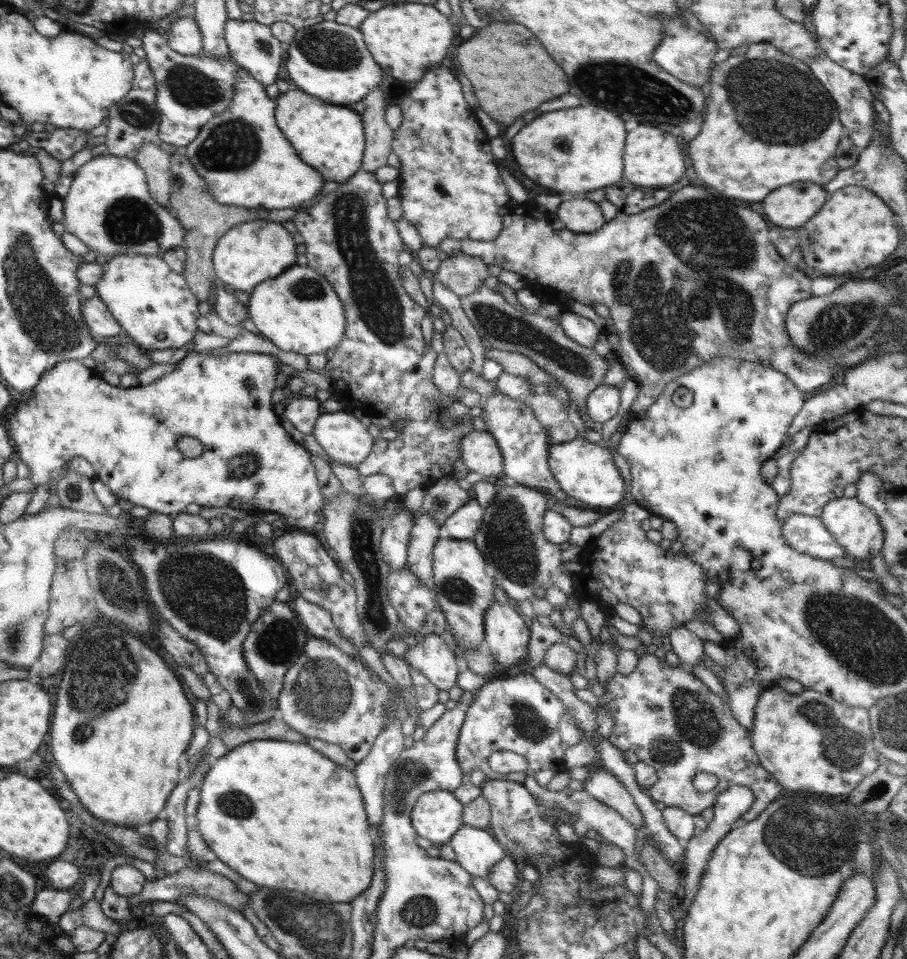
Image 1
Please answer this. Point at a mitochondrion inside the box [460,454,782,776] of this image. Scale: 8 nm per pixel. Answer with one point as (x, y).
(509, 546)

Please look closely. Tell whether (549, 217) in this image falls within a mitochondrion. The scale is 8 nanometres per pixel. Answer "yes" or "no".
no

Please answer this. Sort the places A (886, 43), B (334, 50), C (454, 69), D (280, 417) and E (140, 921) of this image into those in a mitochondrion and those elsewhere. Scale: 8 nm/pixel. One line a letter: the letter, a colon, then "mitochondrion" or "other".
A: other
B: mitochondrion
C: other
D: other
E: other

